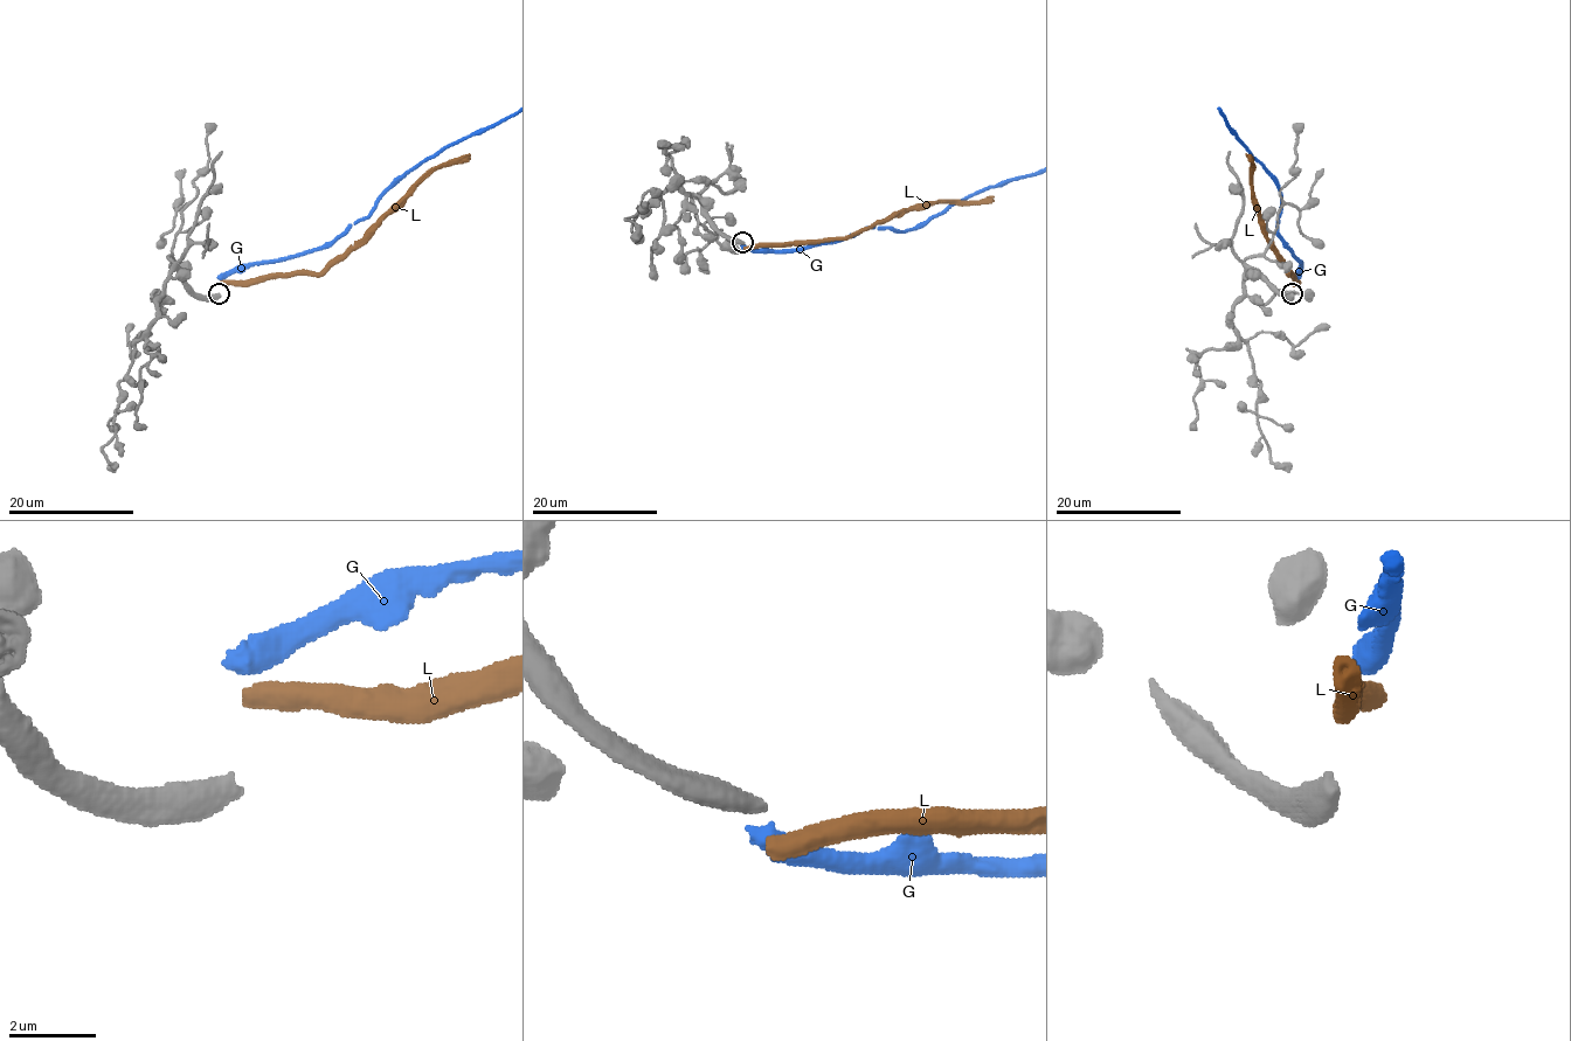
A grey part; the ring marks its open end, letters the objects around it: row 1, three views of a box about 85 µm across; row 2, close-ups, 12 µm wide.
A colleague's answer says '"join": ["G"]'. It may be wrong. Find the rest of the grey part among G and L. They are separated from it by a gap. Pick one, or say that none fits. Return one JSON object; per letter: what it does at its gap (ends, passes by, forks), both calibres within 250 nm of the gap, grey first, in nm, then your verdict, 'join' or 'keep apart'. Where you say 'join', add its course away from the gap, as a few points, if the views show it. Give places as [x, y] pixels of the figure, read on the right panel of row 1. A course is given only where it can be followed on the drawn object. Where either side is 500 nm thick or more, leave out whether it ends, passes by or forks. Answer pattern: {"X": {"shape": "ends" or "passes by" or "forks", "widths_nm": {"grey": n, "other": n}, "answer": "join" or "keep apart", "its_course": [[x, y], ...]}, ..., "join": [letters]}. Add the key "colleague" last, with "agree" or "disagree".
{"G": {"widths_nm": {"grey": 460, "other": 550}, "answer": "keep apart"}, "L": {"widths_nm": {"grey": 460, "other": 500}, "answer": "keep apart"}, "join": [], "colleague": "disagree"}

